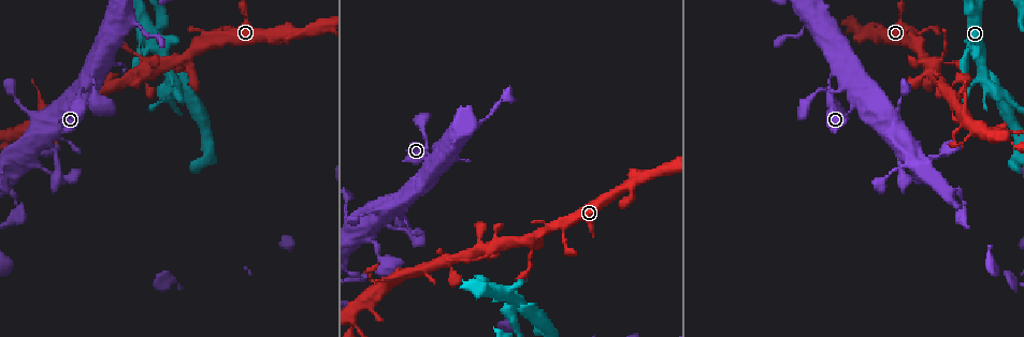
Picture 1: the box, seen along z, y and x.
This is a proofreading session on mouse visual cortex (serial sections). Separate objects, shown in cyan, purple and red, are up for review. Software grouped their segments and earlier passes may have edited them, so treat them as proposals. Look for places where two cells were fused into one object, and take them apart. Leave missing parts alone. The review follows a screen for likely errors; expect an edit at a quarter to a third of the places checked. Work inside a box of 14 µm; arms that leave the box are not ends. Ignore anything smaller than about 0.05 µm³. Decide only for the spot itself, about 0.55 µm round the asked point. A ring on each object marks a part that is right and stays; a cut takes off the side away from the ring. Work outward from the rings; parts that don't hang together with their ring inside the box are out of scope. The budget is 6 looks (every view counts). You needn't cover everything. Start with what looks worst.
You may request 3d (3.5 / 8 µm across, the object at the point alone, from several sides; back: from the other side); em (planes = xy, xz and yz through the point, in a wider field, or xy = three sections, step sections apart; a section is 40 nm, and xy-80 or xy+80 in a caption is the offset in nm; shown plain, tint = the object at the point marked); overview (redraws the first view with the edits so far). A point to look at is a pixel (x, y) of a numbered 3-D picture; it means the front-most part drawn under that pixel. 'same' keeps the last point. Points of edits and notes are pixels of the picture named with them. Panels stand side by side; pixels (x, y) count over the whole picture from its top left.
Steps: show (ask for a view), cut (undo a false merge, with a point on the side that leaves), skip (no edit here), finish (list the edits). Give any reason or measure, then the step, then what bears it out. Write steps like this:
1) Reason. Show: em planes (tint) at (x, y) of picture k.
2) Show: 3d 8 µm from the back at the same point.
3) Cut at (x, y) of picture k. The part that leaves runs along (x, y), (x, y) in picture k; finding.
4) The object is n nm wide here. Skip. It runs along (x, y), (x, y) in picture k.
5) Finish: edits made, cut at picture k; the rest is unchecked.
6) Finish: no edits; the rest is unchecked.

Thin arm on a thick one. Show: 3d 8 µm at (1013, 132) of picture 1.

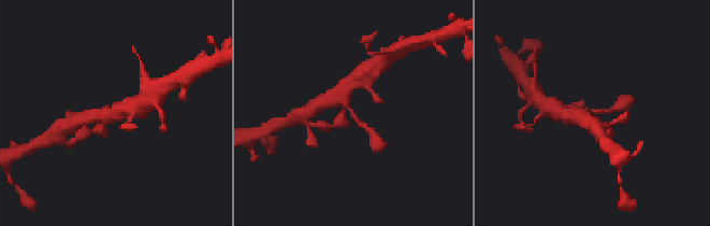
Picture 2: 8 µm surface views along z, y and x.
Zoom in. Show: 3d 3.5 µm from the back at (348, 107) of picture 2.

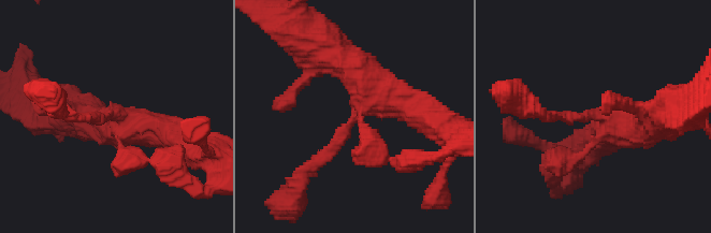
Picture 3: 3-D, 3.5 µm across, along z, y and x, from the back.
3 arms meet here. Skip. It runs along (344, 59), (366, 98), (310, 164) in picture 3; continuous, no second cell.

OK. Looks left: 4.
Three-way junction. Show: 3d 3.5 µm at (521, 300) of picture 1.

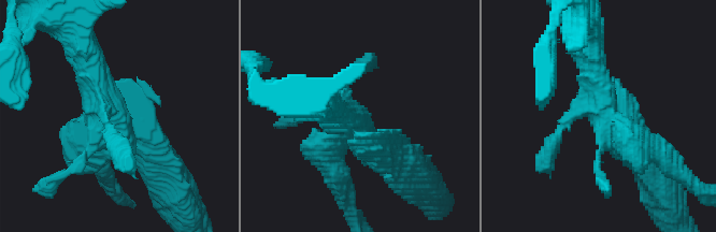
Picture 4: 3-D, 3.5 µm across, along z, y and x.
Now the EM. Show: em xy step 1 (plain) at (356, 121) of picture 4.

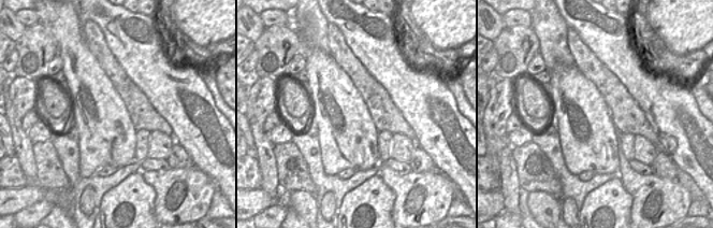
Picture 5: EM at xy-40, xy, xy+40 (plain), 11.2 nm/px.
With the object marked. Show: em xy step 1 (tint) at the same point.

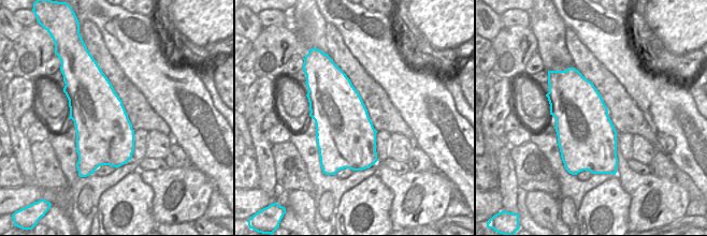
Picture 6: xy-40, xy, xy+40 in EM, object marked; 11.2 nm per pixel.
The object is 650 nm wide here. Cut at (77, 157) of picture 4. The part that leaves runs along (102, 129), (89, 148), (109, 182) in picture 4; a second cell is stuck on.

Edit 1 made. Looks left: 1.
Finish: edits made, cut at picture 4; the rest is unchecked.

